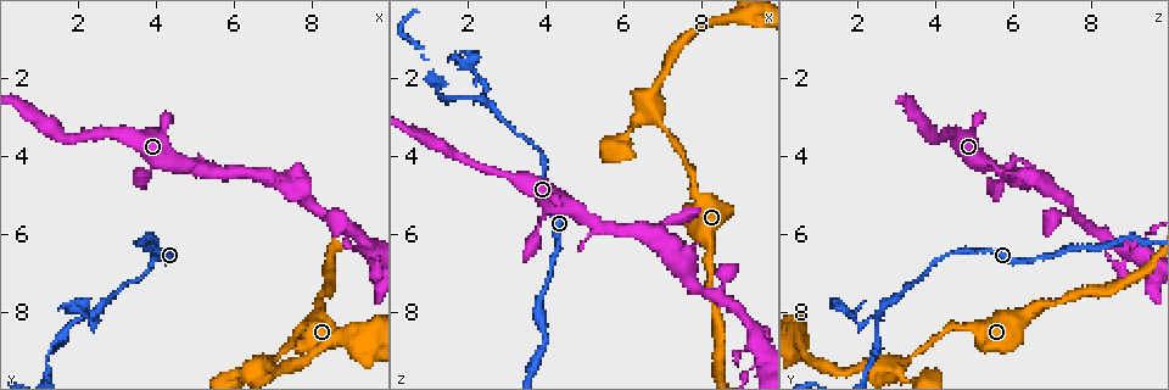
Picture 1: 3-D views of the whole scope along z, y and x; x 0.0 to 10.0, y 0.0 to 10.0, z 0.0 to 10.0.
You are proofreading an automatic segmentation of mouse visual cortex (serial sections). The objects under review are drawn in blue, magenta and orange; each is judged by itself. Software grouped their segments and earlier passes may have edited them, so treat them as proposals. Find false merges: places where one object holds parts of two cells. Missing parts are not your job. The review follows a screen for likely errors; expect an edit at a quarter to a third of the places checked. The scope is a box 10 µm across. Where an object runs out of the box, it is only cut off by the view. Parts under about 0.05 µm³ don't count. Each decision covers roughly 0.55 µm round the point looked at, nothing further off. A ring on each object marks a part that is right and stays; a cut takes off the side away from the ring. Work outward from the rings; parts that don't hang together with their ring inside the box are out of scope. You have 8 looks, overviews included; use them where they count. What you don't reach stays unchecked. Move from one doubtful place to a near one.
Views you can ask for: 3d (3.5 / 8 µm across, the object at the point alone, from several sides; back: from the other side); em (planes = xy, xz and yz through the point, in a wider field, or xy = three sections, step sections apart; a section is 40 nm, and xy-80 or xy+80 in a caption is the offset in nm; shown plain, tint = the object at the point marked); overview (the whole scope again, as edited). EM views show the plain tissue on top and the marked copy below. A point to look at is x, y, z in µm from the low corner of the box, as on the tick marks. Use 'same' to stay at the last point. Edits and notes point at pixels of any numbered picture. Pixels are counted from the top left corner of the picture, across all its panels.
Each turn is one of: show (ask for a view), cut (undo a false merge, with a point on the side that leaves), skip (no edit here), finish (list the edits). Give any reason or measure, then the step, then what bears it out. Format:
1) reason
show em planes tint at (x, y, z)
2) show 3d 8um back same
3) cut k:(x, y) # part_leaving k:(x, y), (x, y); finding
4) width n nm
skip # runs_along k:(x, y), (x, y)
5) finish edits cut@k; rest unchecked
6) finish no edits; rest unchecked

sharp bend
show em xy step 3 tint at (2.35, 8.10, 2.60)

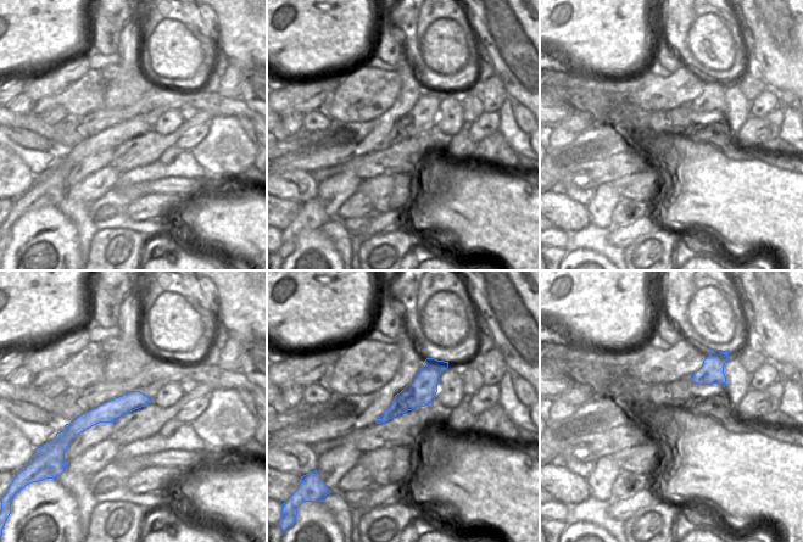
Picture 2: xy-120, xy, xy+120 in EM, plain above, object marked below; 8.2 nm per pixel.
show 3d 3.5um same

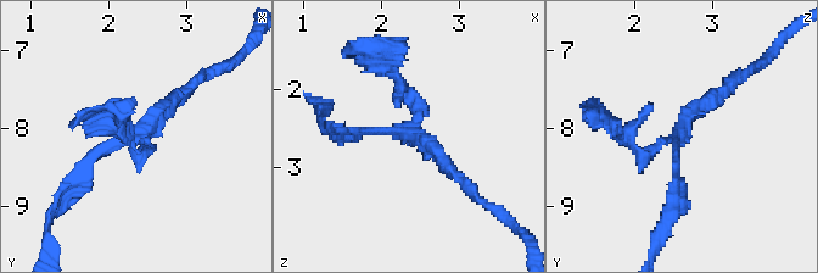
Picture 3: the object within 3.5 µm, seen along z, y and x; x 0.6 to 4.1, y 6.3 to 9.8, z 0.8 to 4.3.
arms 3
cut 3:(628, 128) # part_leaving 3:(667, 139), (639, 154), (586, 109); a second cell is stuck on

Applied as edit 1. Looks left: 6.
a fork
show em xy step 3 tint at (6.75, 4.50, 6.10)

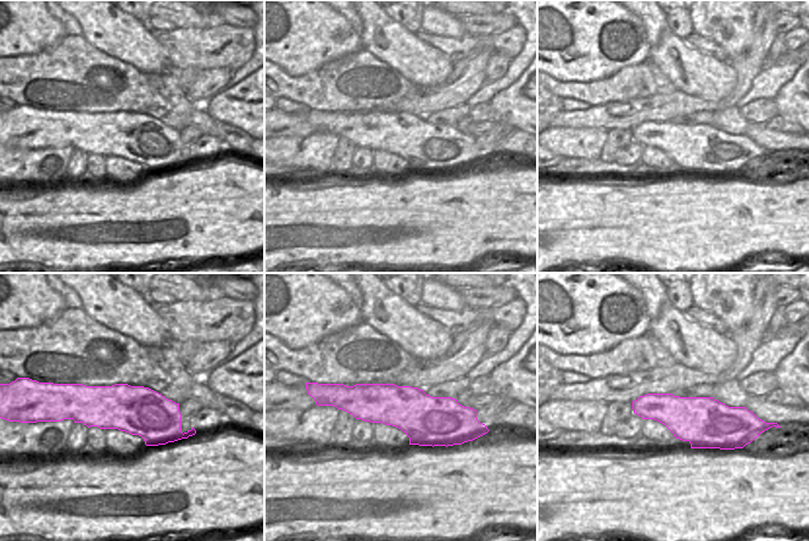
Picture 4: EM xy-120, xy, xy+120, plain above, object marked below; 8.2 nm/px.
see where the arms go
show 3d 3.5um back same

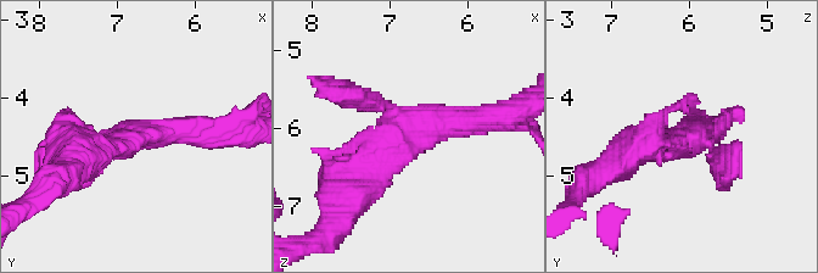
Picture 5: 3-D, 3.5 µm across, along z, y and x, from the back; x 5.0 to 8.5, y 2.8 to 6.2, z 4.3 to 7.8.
width 420 nm
skip # runs_along 5:(491, 117), (413, 127), (349, 183); one cell here

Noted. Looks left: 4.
a narrow waist
show 3d 3.5um back at (8.40, 5.55, 7.55)

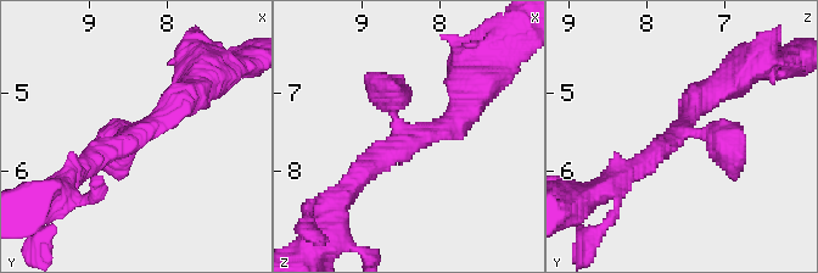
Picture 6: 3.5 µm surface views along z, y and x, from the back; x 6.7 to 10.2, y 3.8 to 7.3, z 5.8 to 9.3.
now the EM
show em xy step 2 tint at (8.40, 5.50, 7.65)

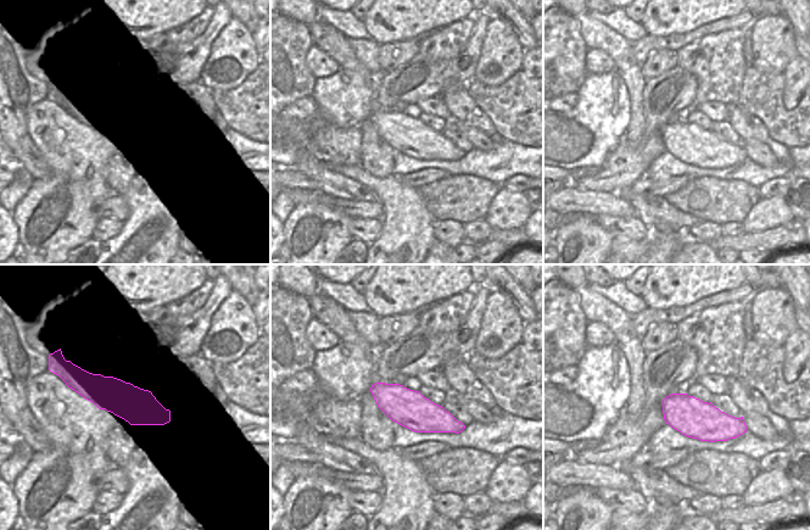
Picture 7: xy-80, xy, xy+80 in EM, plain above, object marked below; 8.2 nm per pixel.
show em xy step 1 tint same

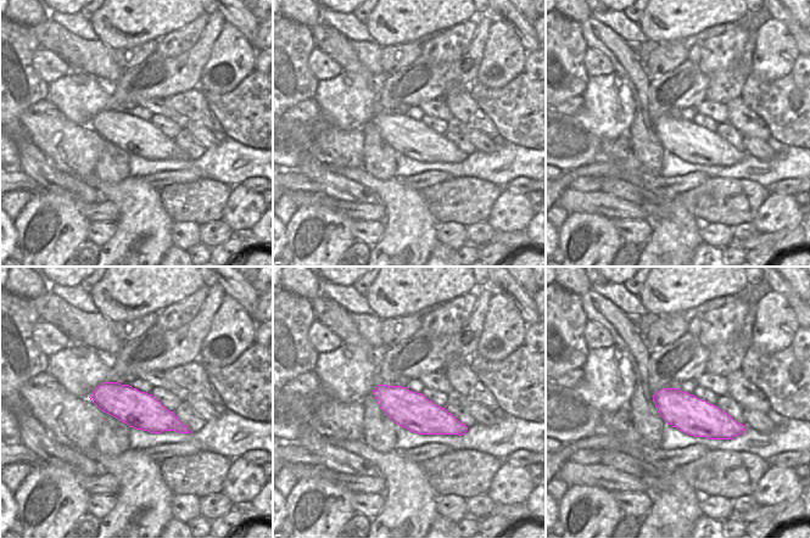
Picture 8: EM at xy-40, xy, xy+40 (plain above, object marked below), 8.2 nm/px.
skip # runs_along 6:(194, 90), (78, 173); all the same cell

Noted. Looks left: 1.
finish edits cut@3; rest unchecked

